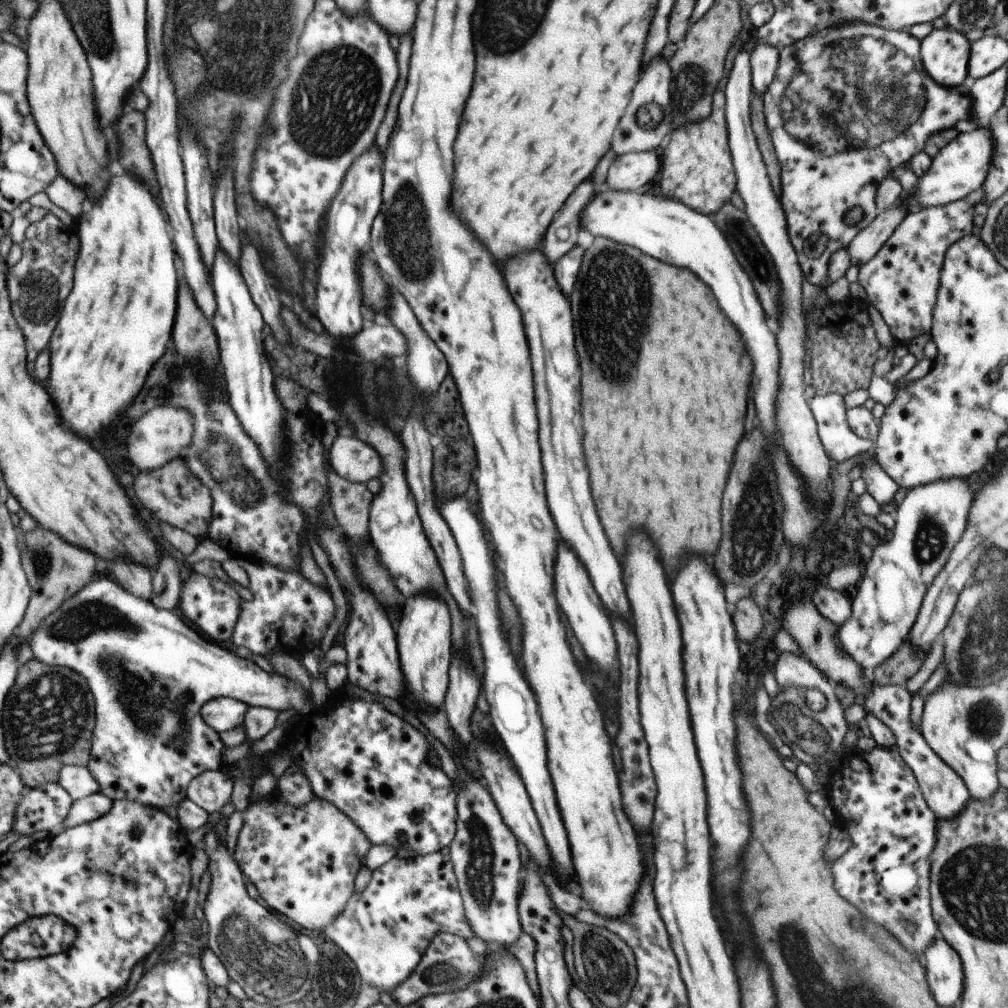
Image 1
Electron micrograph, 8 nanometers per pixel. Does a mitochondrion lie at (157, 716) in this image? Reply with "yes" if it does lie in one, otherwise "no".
yes

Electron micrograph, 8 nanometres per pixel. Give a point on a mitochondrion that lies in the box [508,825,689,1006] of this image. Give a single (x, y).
(606, 969)

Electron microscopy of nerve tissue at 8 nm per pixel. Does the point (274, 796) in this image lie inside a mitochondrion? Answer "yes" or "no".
no

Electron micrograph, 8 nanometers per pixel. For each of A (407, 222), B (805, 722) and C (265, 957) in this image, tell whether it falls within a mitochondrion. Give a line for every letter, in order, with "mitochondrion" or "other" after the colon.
A: mitochondrion
B: mitochondrion
C: mitochondrion

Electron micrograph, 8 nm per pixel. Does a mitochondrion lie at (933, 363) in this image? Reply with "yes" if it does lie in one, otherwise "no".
no

